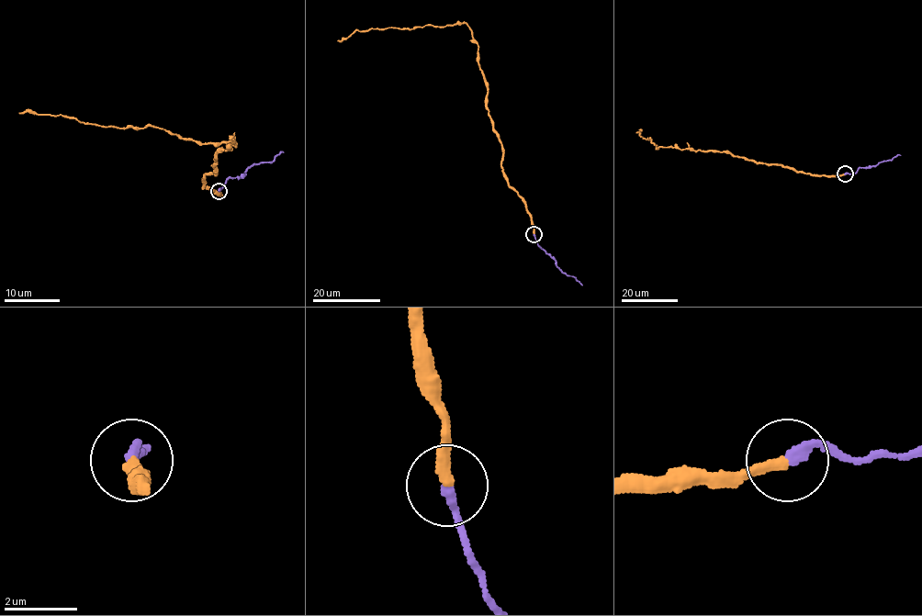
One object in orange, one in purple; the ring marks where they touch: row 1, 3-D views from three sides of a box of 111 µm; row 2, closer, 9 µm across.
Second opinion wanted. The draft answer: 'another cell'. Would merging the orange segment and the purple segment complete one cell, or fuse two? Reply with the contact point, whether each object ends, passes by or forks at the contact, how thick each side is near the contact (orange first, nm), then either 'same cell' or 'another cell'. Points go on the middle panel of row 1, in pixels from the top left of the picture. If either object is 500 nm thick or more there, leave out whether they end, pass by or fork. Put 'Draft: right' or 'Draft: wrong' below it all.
place (534, 234); orange ends; purple ends; calibres 300 and 300 nm; another cell
Draft: right

